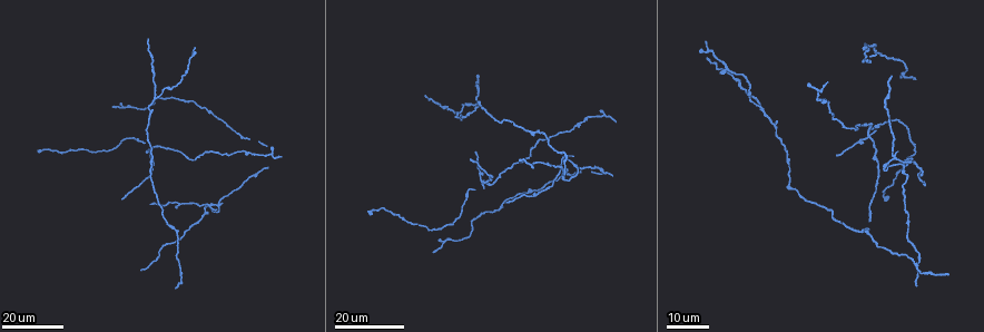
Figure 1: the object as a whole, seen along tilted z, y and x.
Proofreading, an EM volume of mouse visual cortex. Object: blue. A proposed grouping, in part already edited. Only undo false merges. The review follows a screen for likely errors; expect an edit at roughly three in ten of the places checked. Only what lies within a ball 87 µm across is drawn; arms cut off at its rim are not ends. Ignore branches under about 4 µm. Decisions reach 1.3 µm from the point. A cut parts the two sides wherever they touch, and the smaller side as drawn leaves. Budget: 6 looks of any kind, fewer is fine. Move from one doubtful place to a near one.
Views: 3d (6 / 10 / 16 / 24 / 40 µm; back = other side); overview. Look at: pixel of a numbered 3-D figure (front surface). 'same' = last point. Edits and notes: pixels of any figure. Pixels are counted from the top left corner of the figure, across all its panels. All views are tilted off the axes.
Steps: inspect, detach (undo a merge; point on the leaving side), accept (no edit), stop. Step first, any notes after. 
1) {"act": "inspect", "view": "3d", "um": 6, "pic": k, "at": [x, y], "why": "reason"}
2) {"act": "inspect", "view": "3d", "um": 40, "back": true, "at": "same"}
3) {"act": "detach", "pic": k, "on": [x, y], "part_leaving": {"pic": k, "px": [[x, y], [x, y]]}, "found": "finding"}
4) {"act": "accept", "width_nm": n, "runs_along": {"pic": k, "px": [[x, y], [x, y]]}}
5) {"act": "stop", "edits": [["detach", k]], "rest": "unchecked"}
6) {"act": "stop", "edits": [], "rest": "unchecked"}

{"act": "inspect", "view": "3d", "um": 16, "pic": 1, "at": [575, 166], "why": "four or more arms meet"}

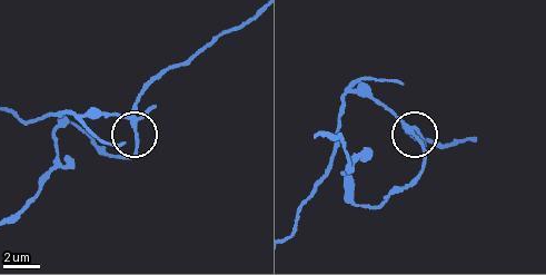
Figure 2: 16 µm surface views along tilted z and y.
{"act": "inspect", "view": "3d", "um": 10, "pic": 2, "at": [134, 122]}

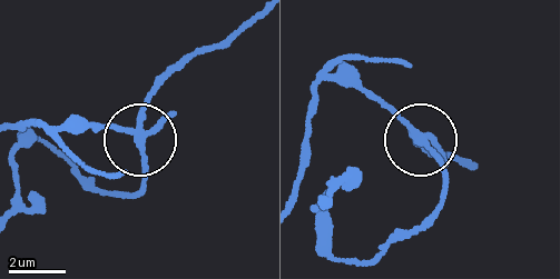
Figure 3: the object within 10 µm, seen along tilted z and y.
{"act": "detach", "pic": 3, "on": [118, 128], "arms": 4, "found": "two cells meet here"}

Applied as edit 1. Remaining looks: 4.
{"act": "inspect", "view": "3d", "um": 16, "pic": 1, "at": [564, 181], "why": "calibre changes"}

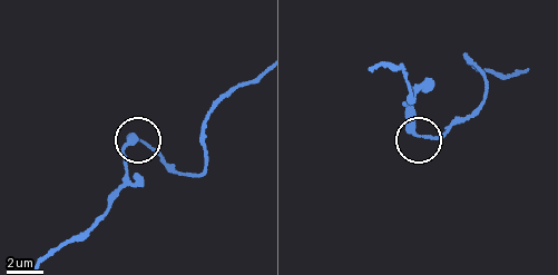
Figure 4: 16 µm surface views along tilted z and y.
{"act": "inspect", "view": "3d", "um": 10, "pic": 4, "at": [145, 142]}

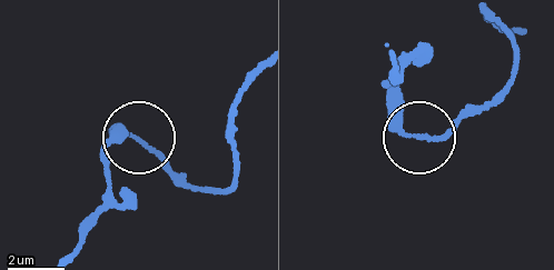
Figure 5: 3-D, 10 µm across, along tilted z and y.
{"act": "accept", "found": "continuous, no second cell"}

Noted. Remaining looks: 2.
{"act": "inspect", "view": "3d", "um": 16, "pic": 1, "at": [155, 97], "why": "three-way junction"}

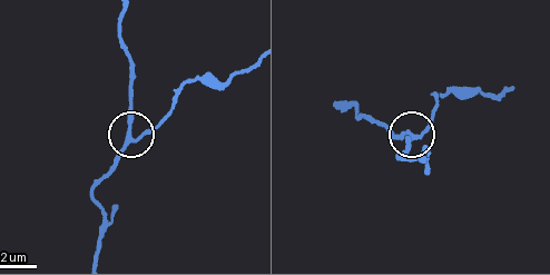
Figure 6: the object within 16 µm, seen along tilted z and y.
{"act": "inspect", "view": "3d", "um": 6, "pic": 6, "at": [129, 138]}

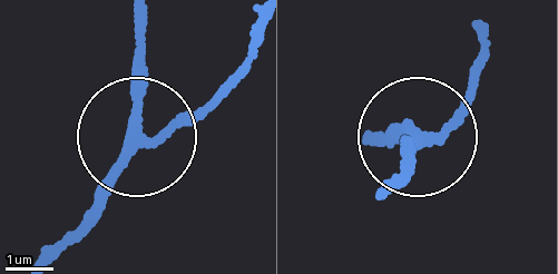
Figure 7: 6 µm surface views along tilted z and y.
{"act": "accept", "width_nm": 220, "found": "continuous, no second cell"}

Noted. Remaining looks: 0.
{"act": "stop", "edits": [["detach", 3]], "rest": "unchecked"}

